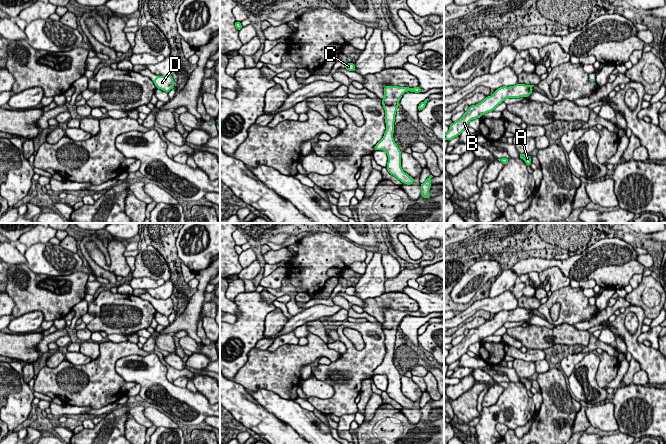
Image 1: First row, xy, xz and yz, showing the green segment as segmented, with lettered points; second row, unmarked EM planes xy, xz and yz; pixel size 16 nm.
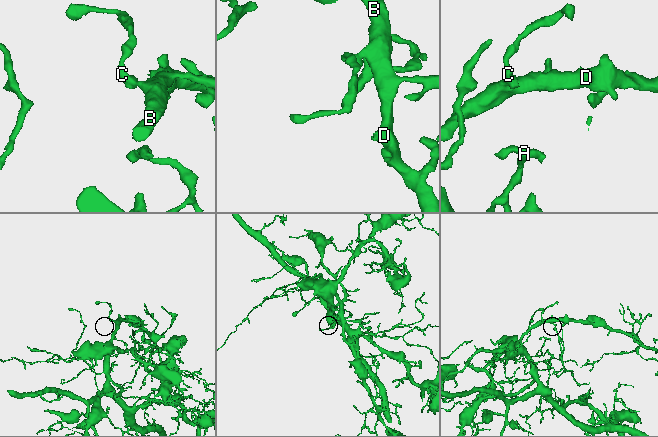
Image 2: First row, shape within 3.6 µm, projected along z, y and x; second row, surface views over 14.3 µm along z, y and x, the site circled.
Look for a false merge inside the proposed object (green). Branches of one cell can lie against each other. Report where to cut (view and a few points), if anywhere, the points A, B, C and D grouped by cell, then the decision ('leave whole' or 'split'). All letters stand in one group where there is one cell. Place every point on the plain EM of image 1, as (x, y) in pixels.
no cut; A B C D; leave whole

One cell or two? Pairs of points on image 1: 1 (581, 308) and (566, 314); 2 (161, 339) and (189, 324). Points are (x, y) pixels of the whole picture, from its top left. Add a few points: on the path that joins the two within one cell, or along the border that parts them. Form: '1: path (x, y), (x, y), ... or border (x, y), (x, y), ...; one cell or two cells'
1: path (577, 308), (570, 312); one cell
2: border (170, 333), (160, 333), (155, 339), (155, 345); two cells

